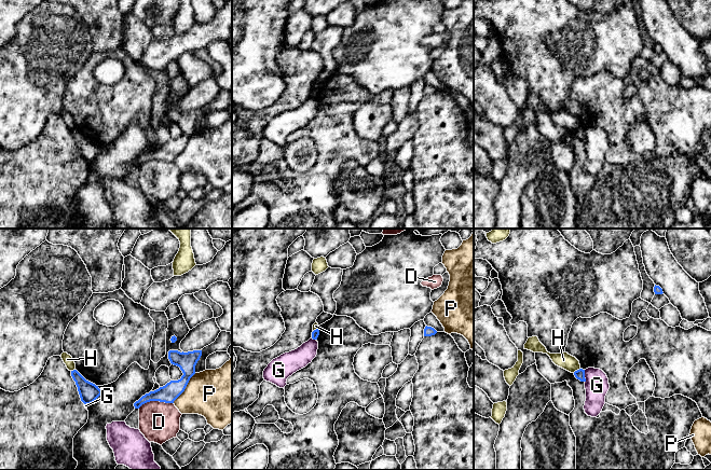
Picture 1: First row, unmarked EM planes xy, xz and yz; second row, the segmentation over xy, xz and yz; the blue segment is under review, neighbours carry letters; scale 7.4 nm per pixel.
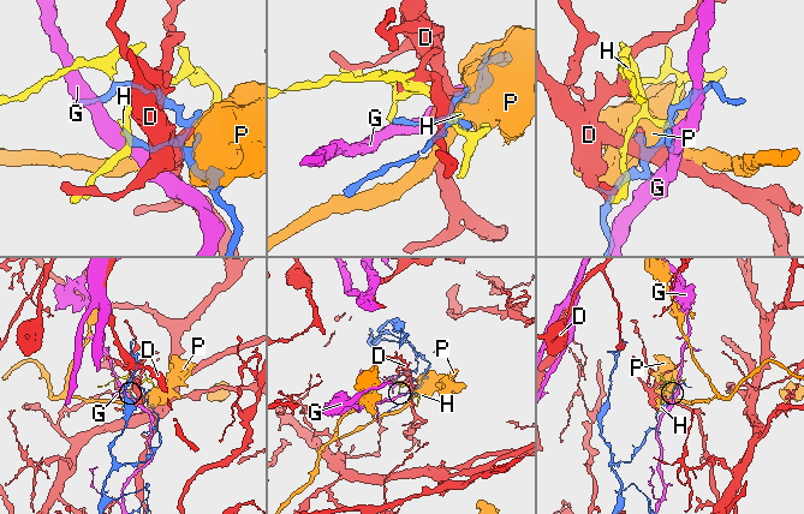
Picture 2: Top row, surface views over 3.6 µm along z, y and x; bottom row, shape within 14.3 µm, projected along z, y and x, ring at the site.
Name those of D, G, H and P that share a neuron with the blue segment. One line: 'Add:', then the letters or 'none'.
Add: none

